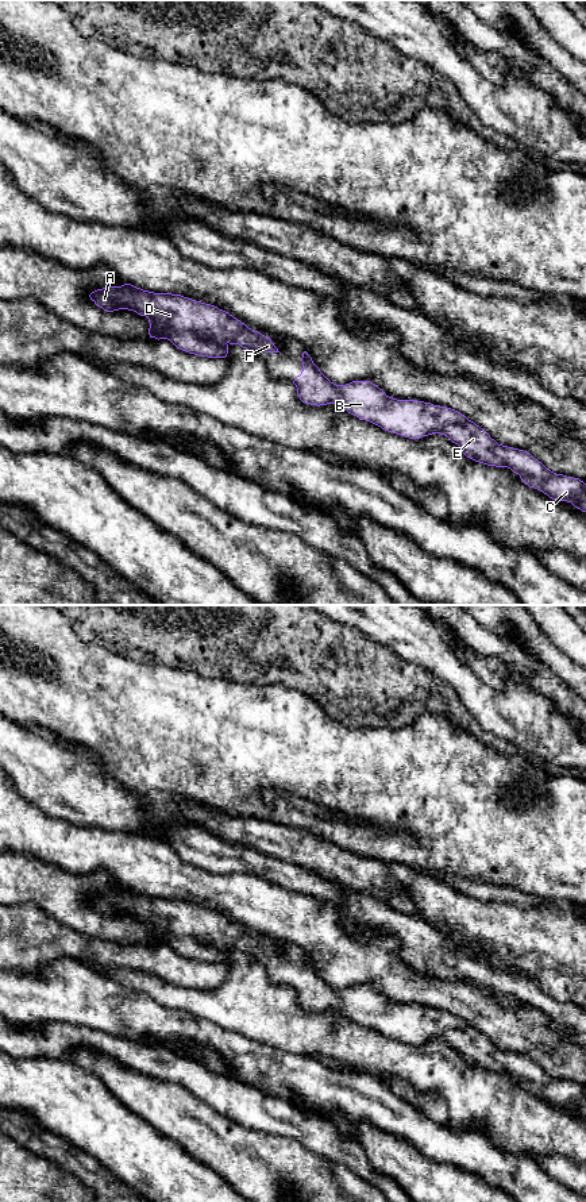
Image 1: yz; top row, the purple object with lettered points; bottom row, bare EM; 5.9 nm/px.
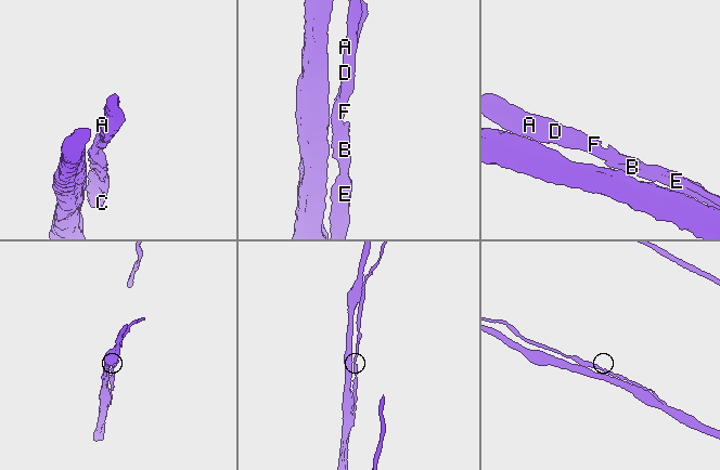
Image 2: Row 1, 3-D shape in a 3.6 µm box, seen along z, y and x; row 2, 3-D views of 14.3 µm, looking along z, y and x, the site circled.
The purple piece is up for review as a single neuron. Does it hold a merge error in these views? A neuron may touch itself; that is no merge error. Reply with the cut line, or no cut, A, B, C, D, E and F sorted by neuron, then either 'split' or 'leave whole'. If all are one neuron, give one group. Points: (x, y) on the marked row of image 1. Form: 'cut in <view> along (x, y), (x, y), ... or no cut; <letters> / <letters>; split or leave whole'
no cut; A B C D E F; leave whole

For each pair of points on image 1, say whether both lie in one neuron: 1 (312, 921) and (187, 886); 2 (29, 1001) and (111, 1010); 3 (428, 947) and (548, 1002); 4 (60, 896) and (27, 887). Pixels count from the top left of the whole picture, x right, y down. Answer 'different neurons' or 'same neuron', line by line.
1: same neuron
2: same neuron
3: same neuron
4: same neuron

